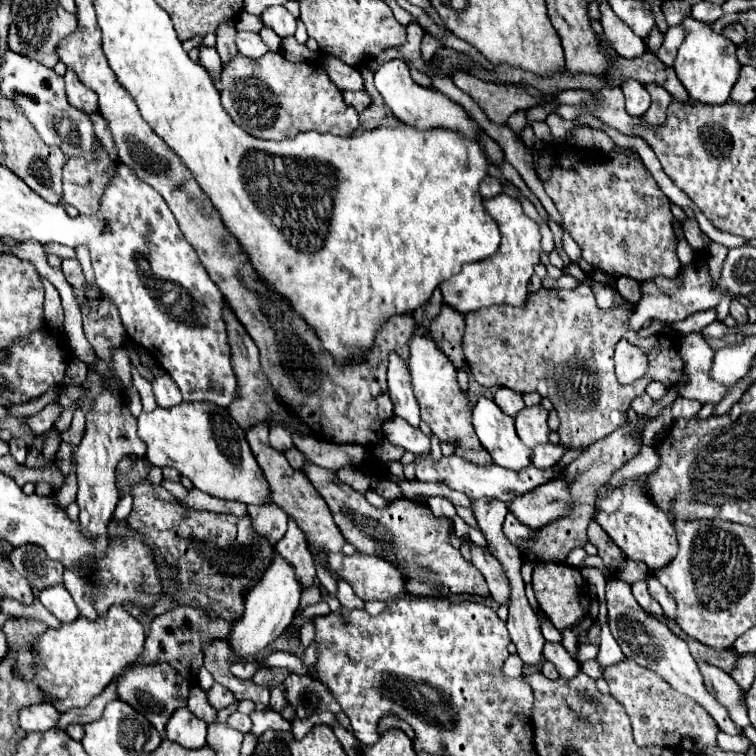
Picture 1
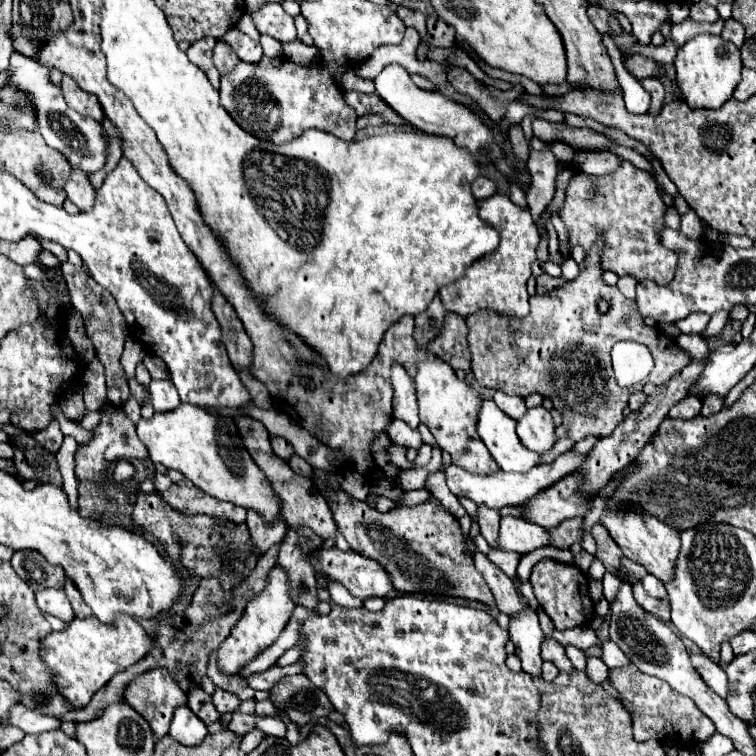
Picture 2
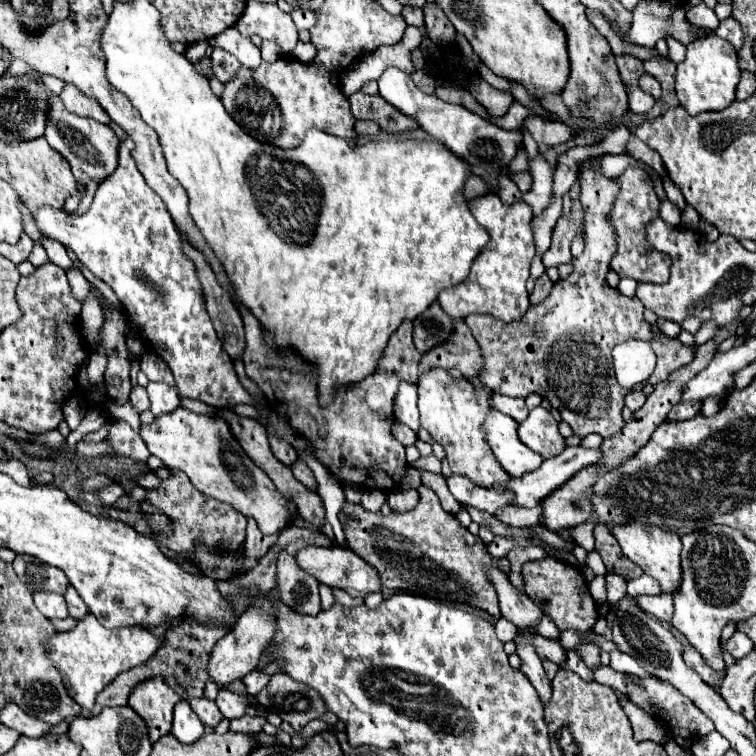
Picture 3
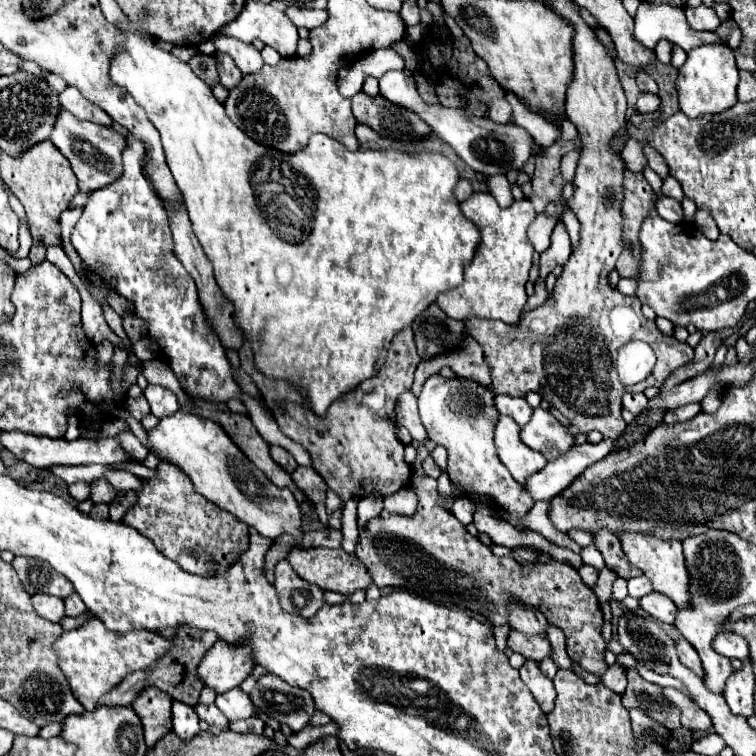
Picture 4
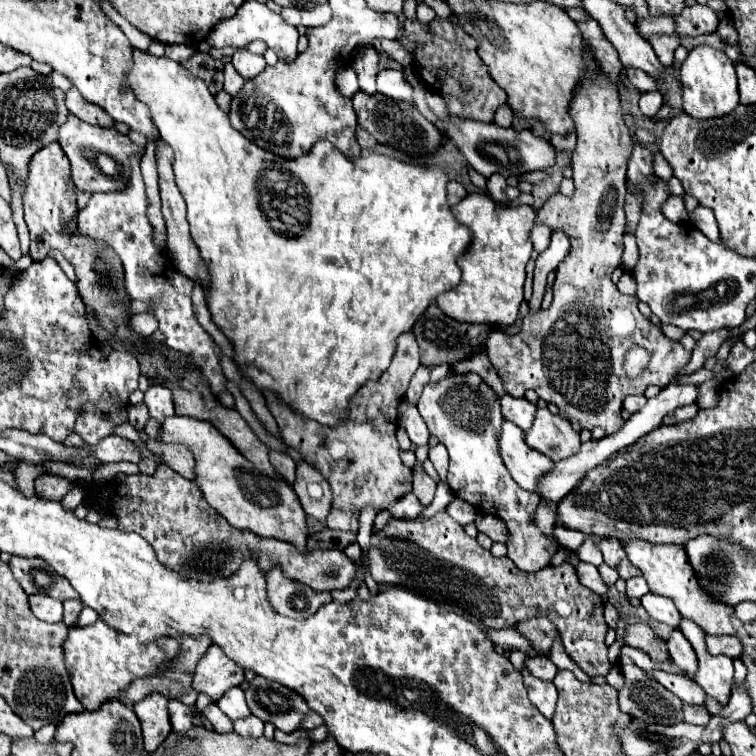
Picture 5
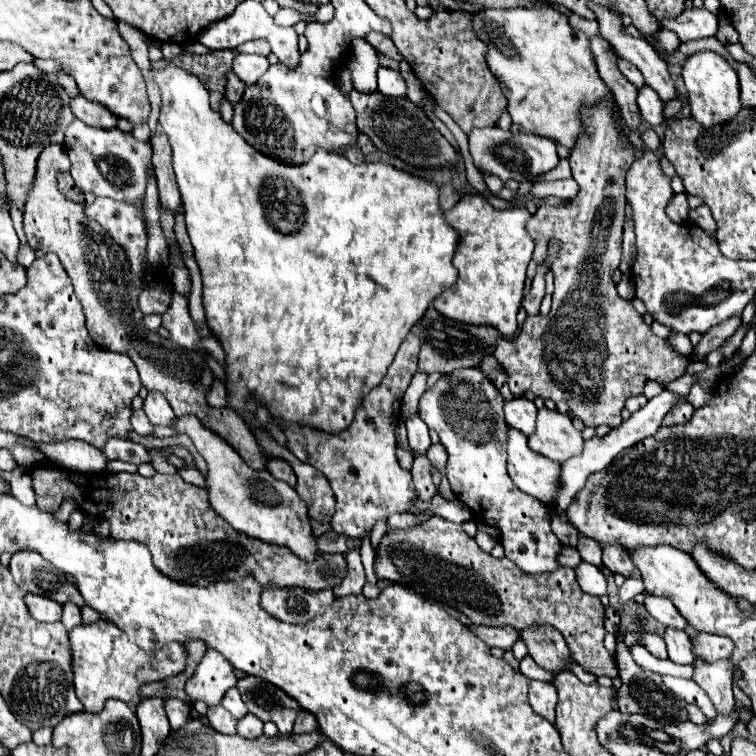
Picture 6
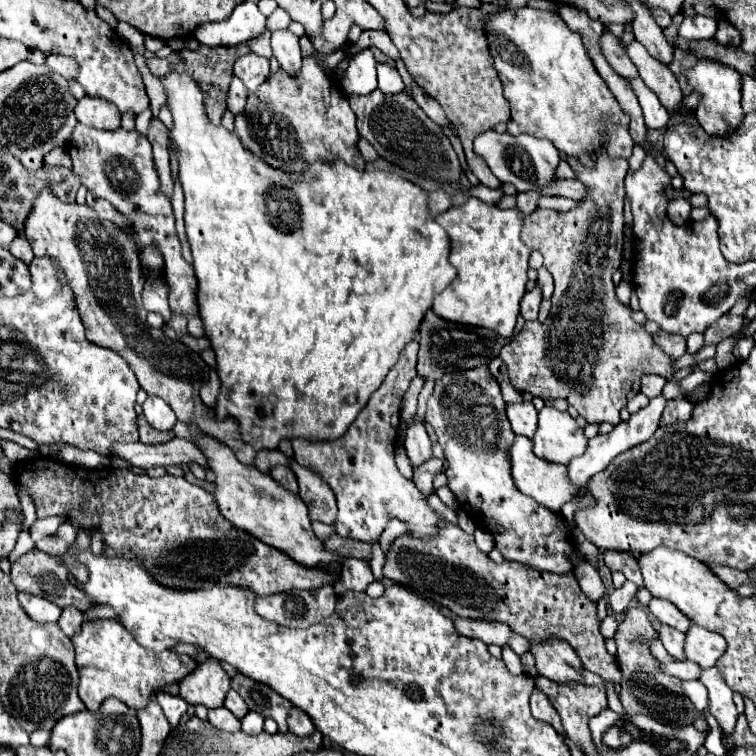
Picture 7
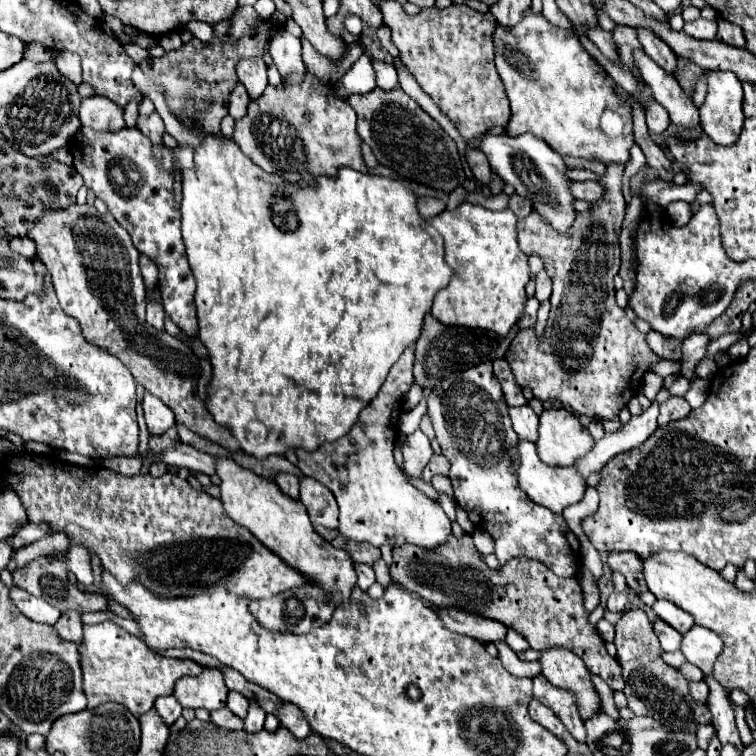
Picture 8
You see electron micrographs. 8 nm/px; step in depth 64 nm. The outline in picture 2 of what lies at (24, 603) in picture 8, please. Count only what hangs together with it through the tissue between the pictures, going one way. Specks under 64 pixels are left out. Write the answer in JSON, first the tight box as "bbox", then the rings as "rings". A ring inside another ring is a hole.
{"bbox":[36,588,74,622],"rings":[[[56,588],[38,590],[36,592],[36,604],[42,612],[52,614],[64,622],[74,620],[74,612],[72,612],[72,606],[68,604],[68,598],[64,596],[64,590],[56,590]]]}

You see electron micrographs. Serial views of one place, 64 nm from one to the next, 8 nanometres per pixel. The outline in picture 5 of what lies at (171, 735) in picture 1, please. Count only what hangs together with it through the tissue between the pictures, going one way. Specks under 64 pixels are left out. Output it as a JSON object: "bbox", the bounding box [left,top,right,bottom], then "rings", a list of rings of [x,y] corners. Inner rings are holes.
{"bbox":[168,700,194,732],"rings":[[[170,700],[168,702],[168,712],[170,712],[170,724],[176,732],[188,732],[188,728],[194,726],[192,708],[182,704],[180,700]]]}

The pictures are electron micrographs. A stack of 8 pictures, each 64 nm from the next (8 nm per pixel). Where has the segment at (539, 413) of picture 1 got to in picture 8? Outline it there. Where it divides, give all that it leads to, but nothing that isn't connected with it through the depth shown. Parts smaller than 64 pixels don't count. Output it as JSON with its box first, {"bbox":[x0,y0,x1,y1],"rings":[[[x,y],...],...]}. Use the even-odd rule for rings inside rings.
{"bbox":[538,408,594,466],"rings":[[[560,408],[540,414],[538,456],[548,466],[574,466],[594,446],[594,438],[580,424],[578,416]]]}

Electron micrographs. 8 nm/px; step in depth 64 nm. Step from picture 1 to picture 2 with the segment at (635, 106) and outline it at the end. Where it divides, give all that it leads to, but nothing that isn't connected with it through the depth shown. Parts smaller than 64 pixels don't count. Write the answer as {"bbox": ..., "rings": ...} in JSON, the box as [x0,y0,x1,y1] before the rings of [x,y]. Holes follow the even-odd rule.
{"bbox":[604,36,650,114],"rings":[[[604,36],[604,44],[606,44],[608,54],[612,58],[612,64],[616,68],[618,82],[620,82],[620,86],[624,90],[624,102],[626,102],[628,112],[632,112],[632,114],[646,114],[648,108],[650,108],[650,94],[640,86],[640,82],[634,76],[630,76],[624,70],[624,65],[621,60],[623,54],[616,48],[616,44],[612,42],[612,38]]]}

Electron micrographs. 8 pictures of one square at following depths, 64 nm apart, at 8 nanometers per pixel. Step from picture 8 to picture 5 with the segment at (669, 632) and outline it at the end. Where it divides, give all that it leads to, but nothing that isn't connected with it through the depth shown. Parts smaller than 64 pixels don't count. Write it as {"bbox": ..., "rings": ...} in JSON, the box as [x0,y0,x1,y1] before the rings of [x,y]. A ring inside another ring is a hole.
{"bbox":[666,630,696,674],"rings":[[[674,630],[666,642],[668,642],[668,654],[670,654],[672,662],[678,664],[680,668],[688,670],[688,674],[696,672],[696,652],[692,652],[692,644],[688,644],[688,640],[682,636],[682,632]]]}

